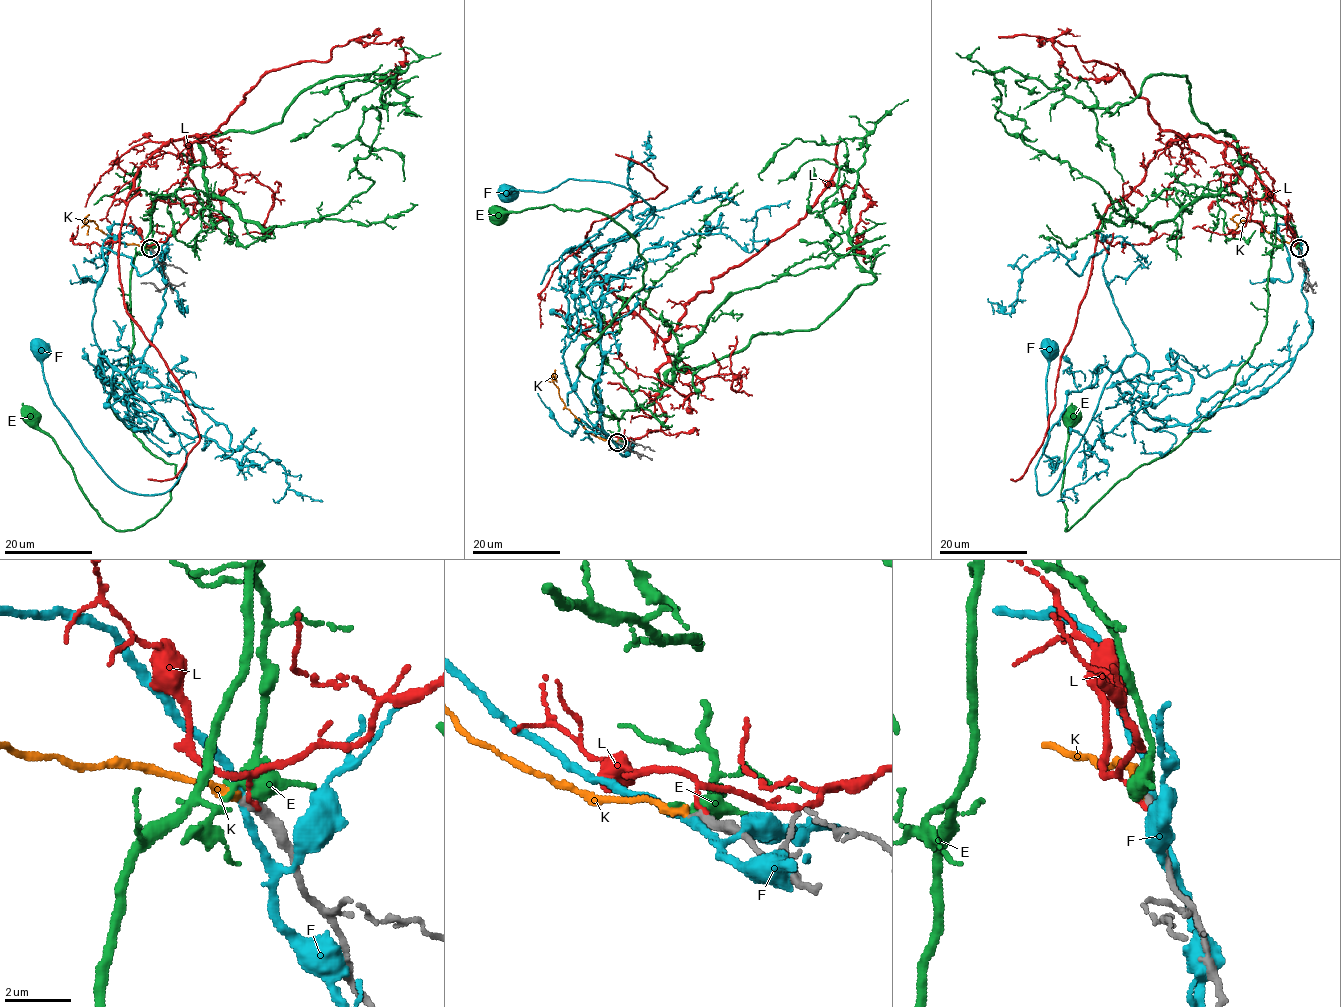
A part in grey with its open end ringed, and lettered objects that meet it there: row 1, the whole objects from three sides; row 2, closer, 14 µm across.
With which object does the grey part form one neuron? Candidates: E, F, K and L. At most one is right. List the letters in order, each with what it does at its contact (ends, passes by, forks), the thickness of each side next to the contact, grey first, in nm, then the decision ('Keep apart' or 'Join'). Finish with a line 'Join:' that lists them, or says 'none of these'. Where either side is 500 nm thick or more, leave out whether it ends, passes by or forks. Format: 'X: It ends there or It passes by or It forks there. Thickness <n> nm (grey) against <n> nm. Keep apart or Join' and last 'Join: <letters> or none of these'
E: Thickness 340 nm (grey) against 500 nm. Keep apart
F: It passes by. Thickness 360 nm (grey) against 240 nm. Keep apart
K: It ends there. Thickness 340 nm (grey) against 300 nm. Join
L: It ends there. Thickness 400 nm (grey) against 110 nm. Keep apart
Join: K

